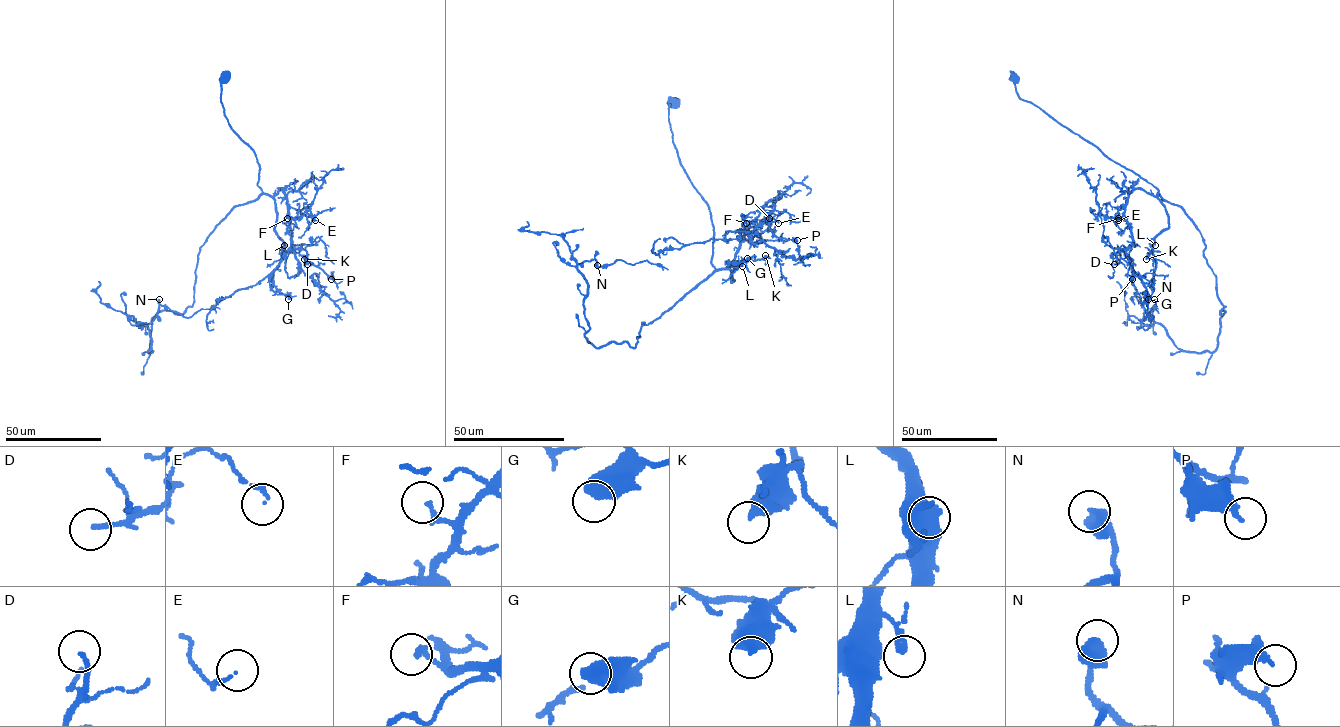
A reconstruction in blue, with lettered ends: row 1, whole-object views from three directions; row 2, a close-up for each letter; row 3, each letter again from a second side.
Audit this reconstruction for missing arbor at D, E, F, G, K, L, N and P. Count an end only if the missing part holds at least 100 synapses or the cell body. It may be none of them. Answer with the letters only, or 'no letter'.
no letter

